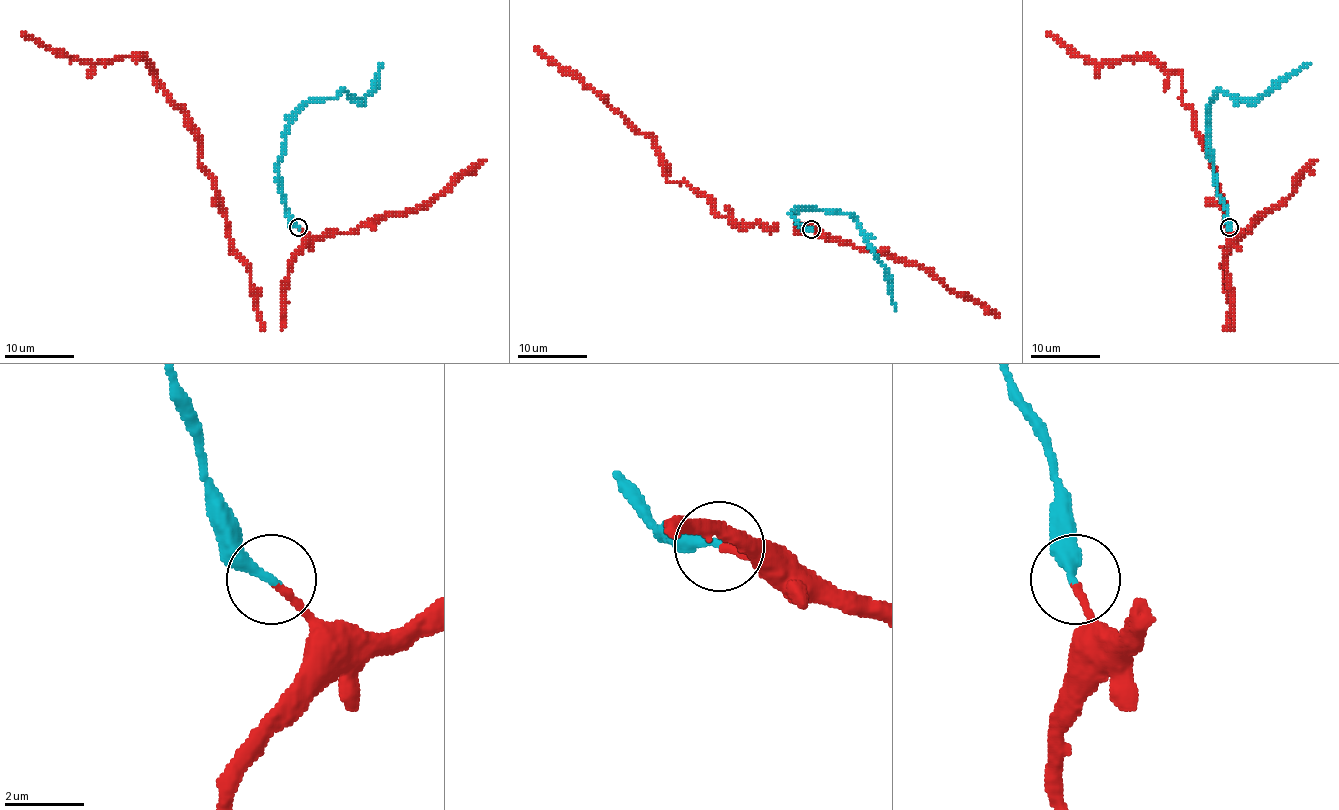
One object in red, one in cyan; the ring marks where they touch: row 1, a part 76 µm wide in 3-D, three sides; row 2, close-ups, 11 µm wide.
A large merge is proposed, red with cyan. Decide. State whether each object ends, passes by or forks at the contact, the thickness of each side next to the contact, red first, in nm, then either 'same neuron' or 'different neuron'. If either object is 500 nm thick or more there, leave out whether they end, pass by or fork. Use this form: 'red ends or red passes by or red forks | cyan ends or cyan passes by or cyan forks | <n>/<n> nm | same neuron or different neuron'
red ends | cyan ends | 170/280 nm | same neuron

